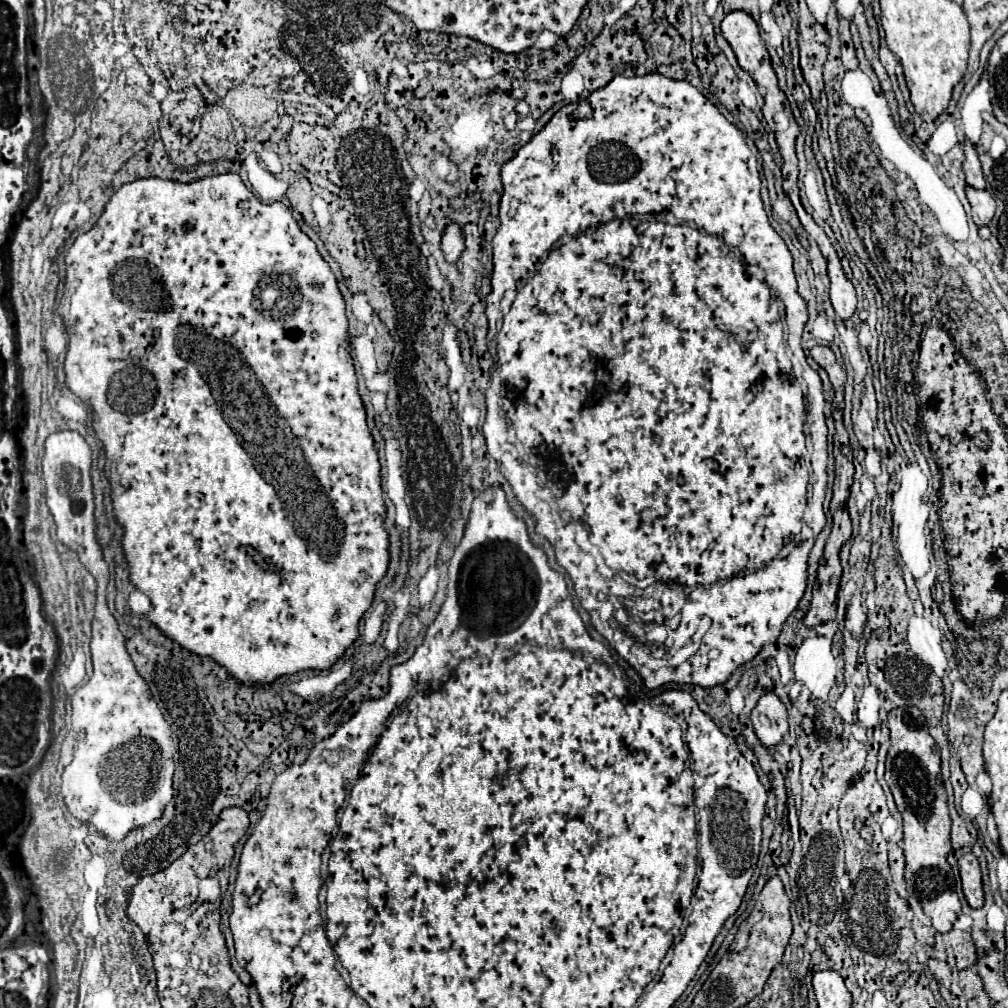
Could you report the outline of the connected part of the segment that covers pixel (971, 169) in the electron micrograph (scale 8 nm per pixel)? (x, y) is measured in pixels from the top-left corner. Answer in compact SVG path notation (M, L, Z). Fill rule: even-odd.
M964 140L964 164L962 164L964 172L966 172L966 182L974 188L984 188L984 176L982 176L982 166L978 160L978 152L974 148L974 144L970 140Z

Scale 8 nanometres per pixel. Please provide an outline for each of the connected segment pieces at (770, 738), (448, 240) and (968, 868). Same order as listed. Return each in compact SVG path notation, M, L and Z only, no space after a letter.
M766 692L764 696L760 696L760 700L754 706L750 718L752 718L752 724L754 724L756 736L760 738L760 742L764 746L778 744L782 740L782 736L788 732L786 706L772 692Z
M448 226L442 236L442 252L448 262L456 262L464 250L464 236L458 226Z
M972 852L964 854L958 860L958 868L960 868L962 890L964 890L966 902L970 904L970 908L982 908L982 904L984 904L984 892L982 892L982 876L980 876L978 858Z

